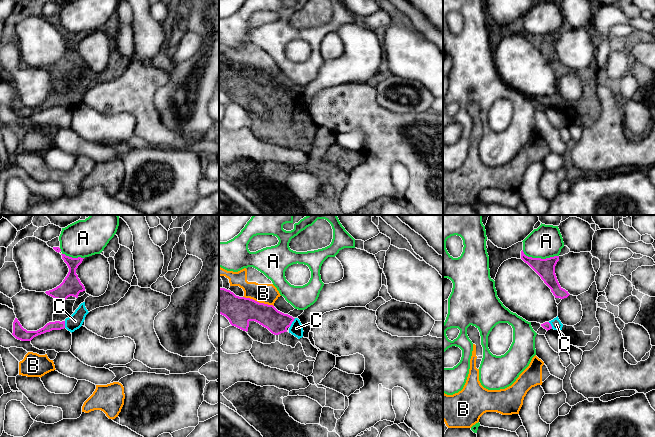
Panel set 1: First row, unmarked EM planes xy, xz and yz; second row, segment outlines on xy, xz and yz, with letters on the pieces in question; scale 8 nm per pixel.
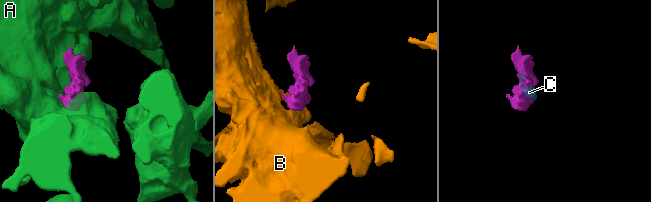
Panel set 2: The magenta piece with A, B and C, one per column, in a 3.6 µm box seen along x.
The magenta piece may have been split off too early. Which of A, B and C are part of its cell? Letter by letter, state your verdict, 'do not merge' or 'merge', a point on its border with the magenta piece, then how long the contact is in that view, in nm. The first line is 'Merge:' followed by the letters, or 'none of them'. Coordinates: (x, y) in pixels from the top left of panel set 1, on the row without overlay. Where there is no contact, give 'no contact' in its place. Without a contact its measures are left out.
Merge: C
A: do not merge; meets magenta in yz at (540, 34); contact 300 nm long
B: do not merge; meets magenta in xz at (258, 78); contact 260 nm long
C: merge; meets magenta in xz at (292, 97); contact 90 nm long

